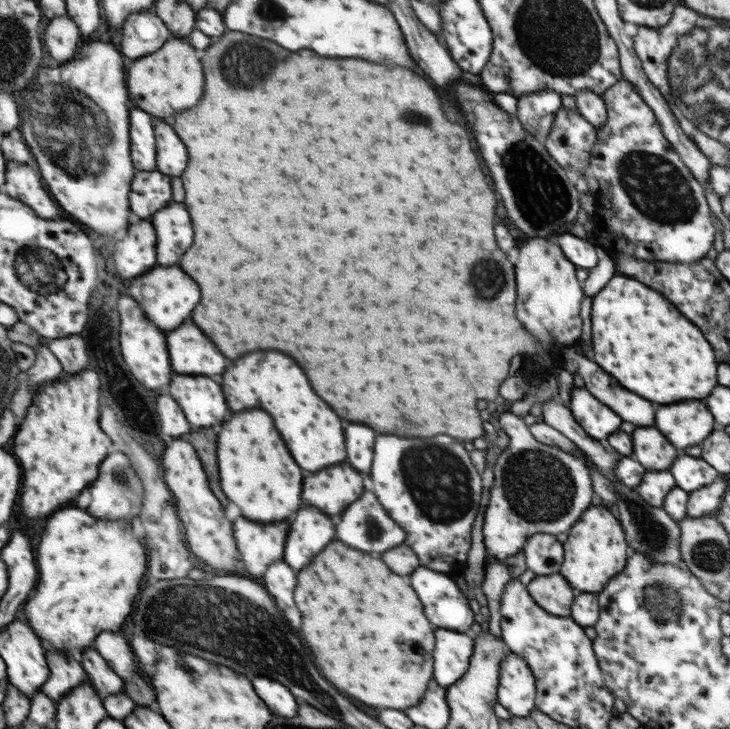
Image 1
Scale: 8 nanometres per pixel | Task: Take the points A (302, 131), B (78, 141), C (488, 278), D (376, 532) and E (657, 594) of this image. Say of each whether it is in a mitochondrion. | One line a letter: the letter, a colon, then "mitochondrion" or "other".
A: other
B: mitochondrion
C: mitochondrion
D: mitochondrion
E: mitochondrion

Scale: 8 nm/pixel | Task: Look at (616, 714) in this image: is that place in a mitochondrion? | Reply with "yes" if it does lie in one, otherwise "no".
no

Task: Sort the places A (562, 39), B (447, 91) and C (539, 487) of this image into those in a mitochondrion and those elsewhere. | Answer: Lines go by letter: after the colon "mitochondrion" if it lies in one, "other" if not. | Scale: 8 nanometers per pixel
A: mitochondrion
B: other
C: mitochondrion

